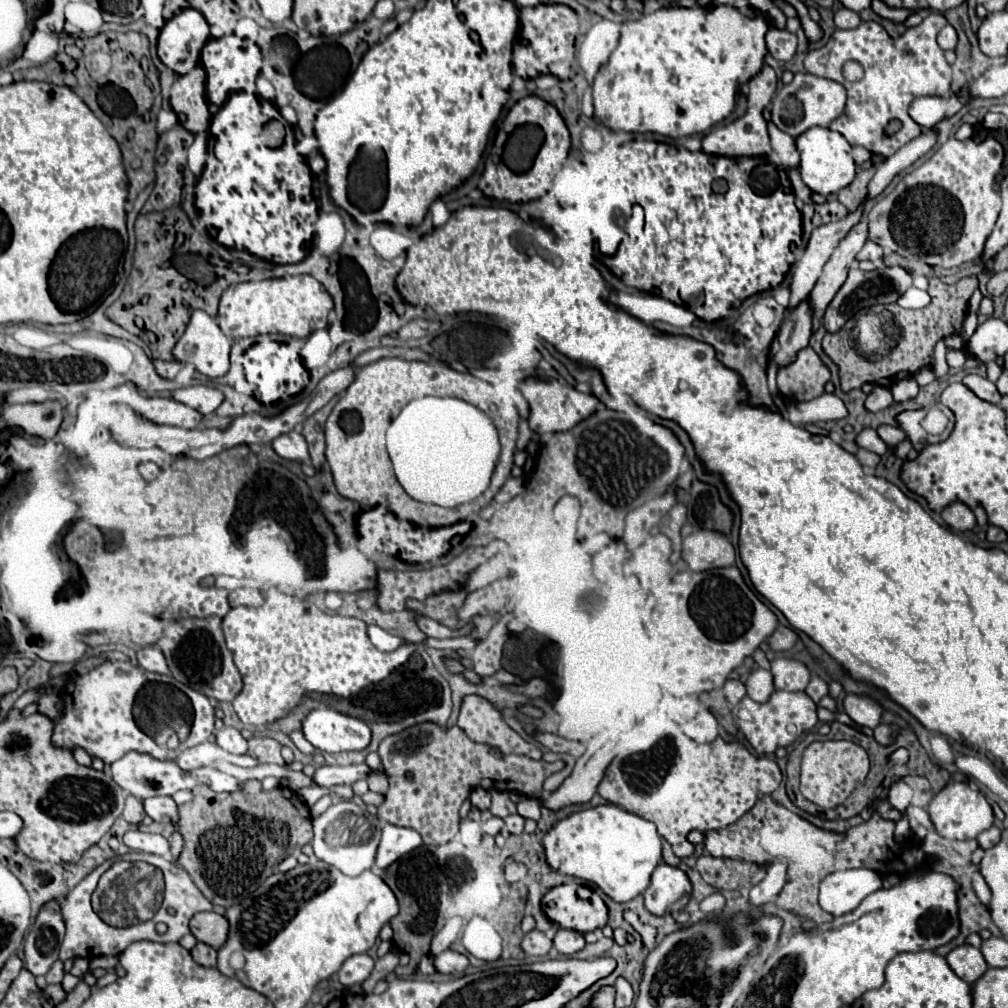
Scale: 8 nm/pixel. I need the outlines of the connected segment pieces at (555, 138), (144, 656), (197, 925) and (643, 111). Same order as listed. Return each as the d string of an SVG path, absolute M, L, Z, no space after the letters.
M534 94L518 100L510 108L510 112L508 112L508 116L504 120L522 120L520 126L528 126L528 124L540 126L542 132L544 132L544 142L542 142L538 154L536 154L536 160L534 160L534 164L532 164L530 170L522 170L520 168L518 172L514 172L514 170L510 170L506 166L506 162L502 160L502 156L490 154L486 158L486 170L484 170L482 178L480 178L480 186L478 188L482 190L484 196L494 198L494 200L502 200L502 202L524 204L524 202L530 202L530 200L538 200L540 196L544 196L548 192L548 188L552 184L552 176L562 168L564 160L568 158L568 148L570 148L568 128L566 128L562 116L558 114L558 110L552 104L544 102L542 98L538 98Z
M158 646L140 648L140 650L138 650L138 664L140 664L144 670L158 672L158 674L168 674L166 658L164 658L164 654L160 652Z
M198 912L190 920L190 930L196 936L196 940L218 950L226 944L230 928L228 928L226 916L216 912Z
M716 6L712 10L662 8L644 14L640 20L624 22L616 50L598 70L592 84L594 118L612 130L656 132L667 138L706 132L734 110L738 82L748 82L762 68L766 56L766 32L768 24L764 22L764 16L748 20L730 6Z

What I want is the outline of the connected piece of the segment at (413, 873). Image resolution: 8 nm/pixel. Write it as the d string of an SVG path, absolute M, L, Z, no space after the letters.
M486 836L478 848L466 848L460 842L448 842L442 846L418 846L410 854L390 864L384 870L382 878L392 888L400 904L398 916L390 920L390 926L394 930L392 942L410 956L410 972L414 972L420 958L430 952L432 936L452 916L490 918L504 940L500 958L526 958L520 946L524 938L520 920L524 914L528 890L522 882L510 884L502 876L498 848L494 846L494 840L490 836Z

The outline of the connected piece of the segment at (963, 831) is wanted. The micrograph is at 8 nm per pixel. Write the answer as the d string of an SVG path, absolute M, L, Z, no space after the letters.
M952 782L944 790L940 790L928 804L928 814L934 822L934 830L948 840L976 838L980 832L988 830L994 824L994 812L986 796L980 790L970 788L968 782Z

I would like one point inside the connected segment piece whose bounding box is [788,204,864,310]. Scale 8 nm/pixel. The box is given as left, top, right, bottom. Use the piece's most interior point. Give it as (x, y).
(824, 239)

